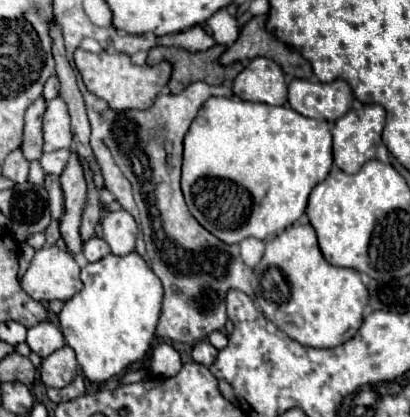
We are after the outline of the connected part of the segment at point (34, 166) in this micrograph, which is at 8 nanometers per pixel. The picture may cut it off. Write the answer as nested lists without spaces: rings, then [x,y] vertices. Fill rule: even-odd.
[[[31,161],[29,183],[33,183],[33,185],[43,185],[43,181],[45,181],[45,171],[39,167],[39,161]]]

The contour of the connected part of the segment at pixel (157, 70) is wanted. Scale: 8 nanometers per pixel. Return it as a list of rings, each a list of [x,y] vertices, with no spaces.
[[[83,49],[75,51],[75,65],[85,81],[85,87],[97,95],[99,99],[107,101],[111,109],[125,111],[125,109],[147,109],[159,95],[159,91],[169,83],[171,77],[171,63],[163,61],[153,67],[149,65],[135,65],[129,55],[125,53],[89,53]]]

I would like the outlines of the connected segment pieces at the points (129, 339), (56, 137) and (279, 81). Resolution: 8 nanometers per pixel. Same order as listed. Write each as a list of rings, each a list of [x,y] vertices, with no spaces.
[[[129,253],[125,257],[107,255],[97,263],[87,263],[81,269],[81,281],[83,289],[69,301],[65,301],[65,307],[59,313],[61,331],[65,335],[65,343],[77,353],[77,361],[83,375],[93,383],[103,383],[123,373],[129,365],[141,361],[149,353],[151,341],[155,337],[155,327],[161,315],[163,287],[159,283],[159,277],[137,253]]]
[[[55,97],[47,103],[47,111],[43,117],[43,131],[45,131],[45,151],[69,149],[73,143],[71,129],[69,129],[69,111],[67,103],[61,97]]]
[[[257,57],[235,77],[233,93],[245,101],[287,105],[287,79],[275,61]]]

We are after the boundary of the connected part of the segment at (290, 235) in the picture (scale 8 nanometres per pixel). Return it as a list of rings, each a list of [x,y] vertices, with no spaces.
[[[293,223],[281,235],[267,241],[265,255],[255,267],[255,277],[259,281],[259,305],[263,315],[275,323],[279,331],[307,347],[337,347],[351,339],[363,321],[363,309],[369,301],[367,287],[361,281],[361,275],[355,269],[343,269],[329,265],[317,245],[317,237],[311,225]]]

